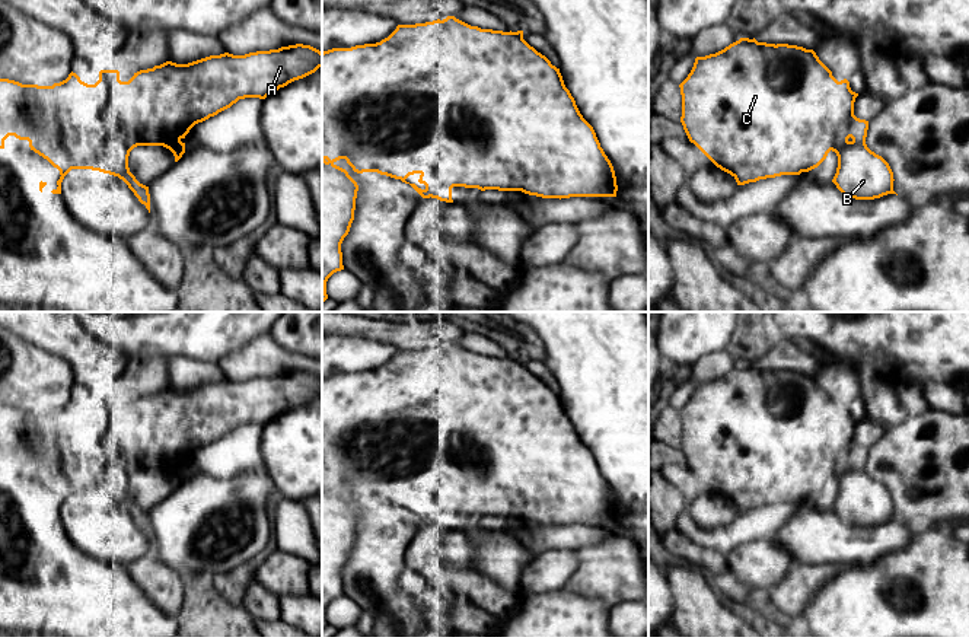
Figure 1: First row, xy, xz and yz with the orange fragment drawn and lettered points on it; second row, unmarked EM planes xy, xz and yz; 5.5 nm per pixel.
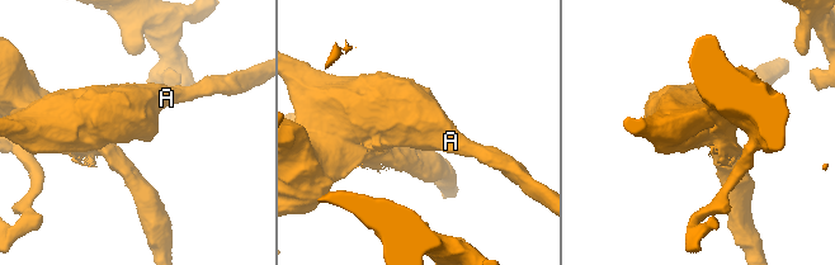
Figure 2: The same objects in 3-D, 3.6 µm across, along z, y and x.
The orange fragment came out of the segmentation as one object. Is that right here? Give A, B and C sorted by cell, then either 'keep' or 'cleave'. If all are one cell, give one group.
groups A C / B; cleave

